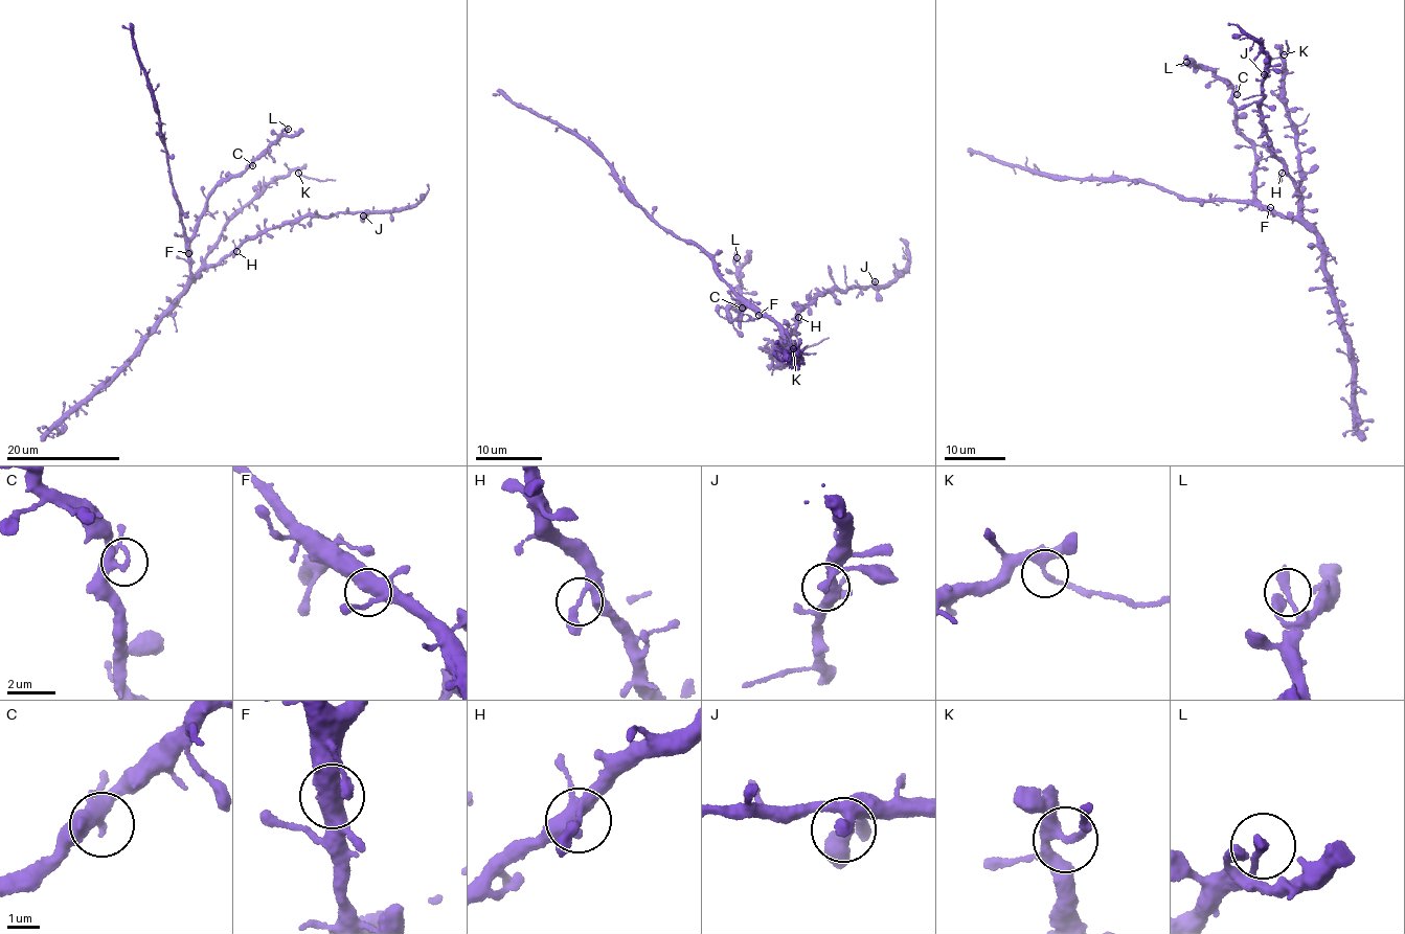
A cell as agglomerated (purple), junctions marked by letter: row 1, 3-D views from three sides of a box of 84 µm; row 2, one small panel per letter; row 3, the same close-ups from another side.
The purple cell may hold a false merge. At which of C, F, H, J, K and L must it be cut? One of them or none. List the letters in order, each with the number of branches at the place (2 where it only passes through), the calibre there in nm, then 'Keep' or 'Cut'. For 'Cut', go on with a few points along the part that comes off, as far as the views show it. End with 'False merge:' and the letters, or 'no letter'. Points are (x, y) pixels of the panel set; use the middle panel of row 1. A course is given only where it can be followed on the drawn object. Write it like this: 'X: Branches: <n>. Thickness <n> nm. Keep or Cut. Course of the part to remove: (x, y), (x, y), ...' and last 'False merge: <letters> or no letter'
C: Branches: 4. Thickness 220 nm. Keep
F: Branches: 3. Thickness 440 nm. Keep
H: Branches: 2. Thickness 240 nm. Keep
J: Branches: 3. Thickness 240 nm. Keep
K: Branches: 3. Thickness 240 nm. Cut. Course of the part to remove: (793, 349), (800, 351), (828, 338)
L: Branches: 2. Thickness 280 nm. Keep
False merge: K

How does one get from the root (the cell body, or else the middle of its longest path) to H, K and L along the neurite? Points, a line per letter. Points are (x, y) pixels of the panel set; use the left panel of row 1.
H: (189, 255), (191, 275), (202, 267), (212, 266), (236, 251)
K: (189, 255), (191, 275), (233, 212), (277, 178), (294, 171), (298, 173)
L: (189, 255), (194, 229), (207, 197), (246, 168), (288, 129)

